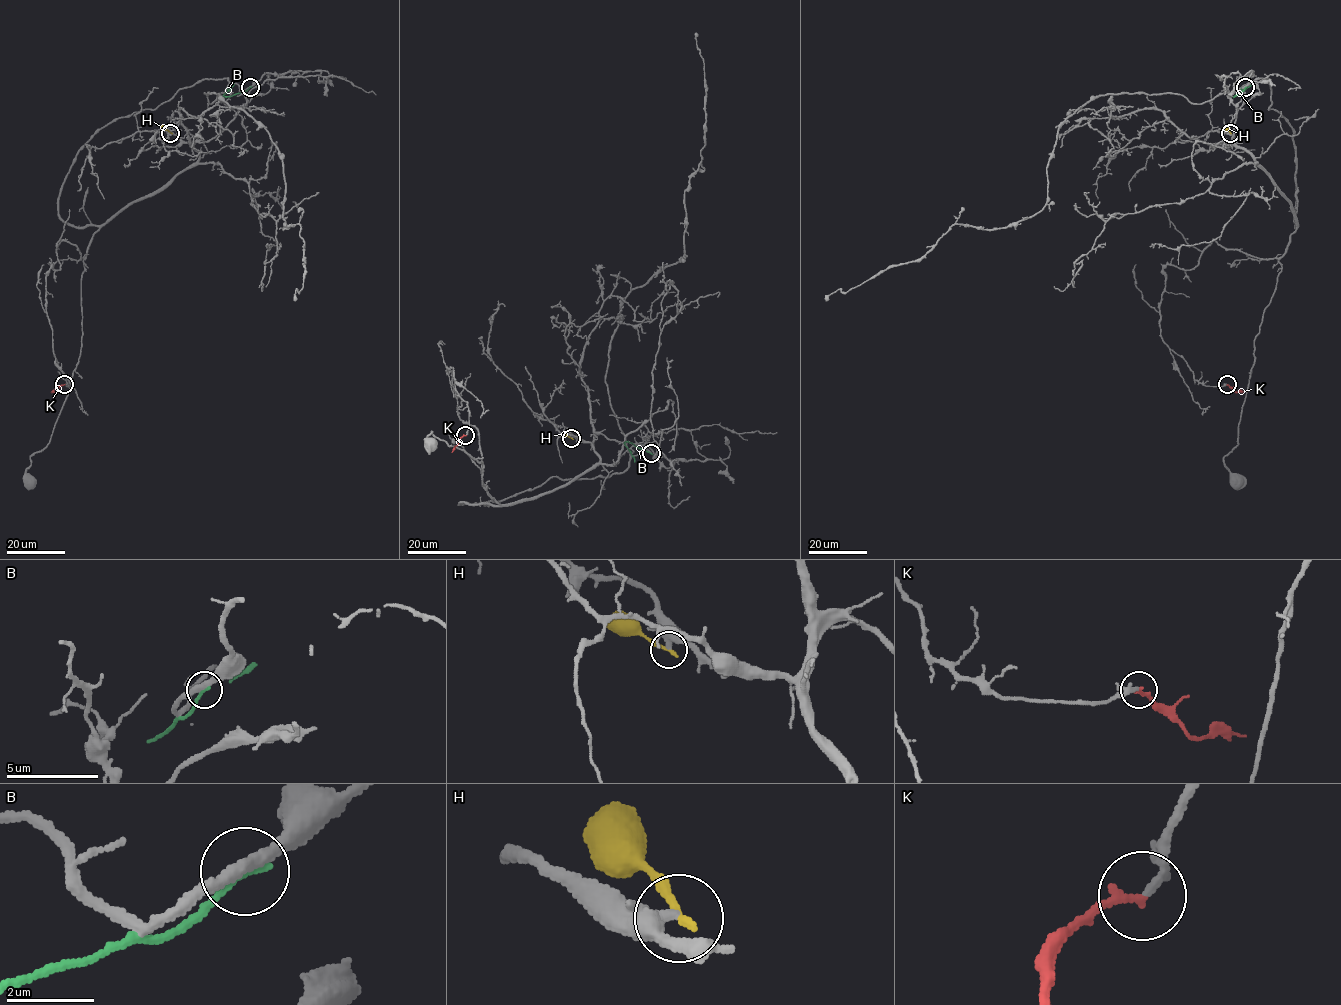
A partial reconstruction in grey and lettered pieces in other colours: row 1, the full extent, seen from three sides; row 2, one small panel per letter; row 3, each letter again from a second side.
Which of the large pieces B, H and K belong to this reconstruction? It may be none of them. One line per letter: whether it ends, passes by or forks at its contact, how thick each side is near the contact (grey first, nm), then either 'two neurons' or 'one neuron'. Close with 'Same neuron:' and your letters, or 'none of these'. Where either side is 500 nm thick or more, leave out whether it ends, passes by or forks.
B: it ends | 280/190 nm | two neurons
H: it ends | 440/200 nm | two neurons
K: it ends | 220/170 nm | one neuron
Same neuron: K

